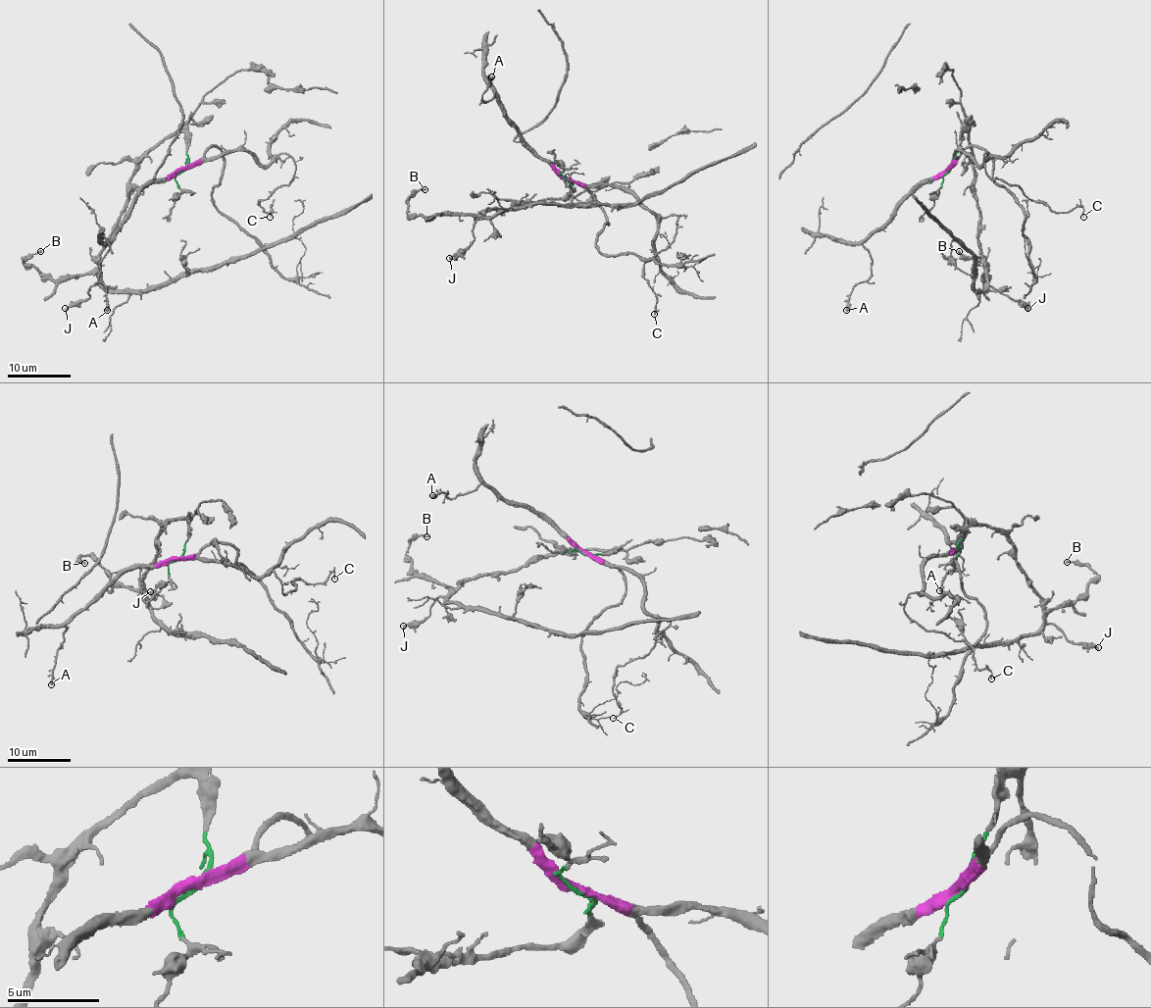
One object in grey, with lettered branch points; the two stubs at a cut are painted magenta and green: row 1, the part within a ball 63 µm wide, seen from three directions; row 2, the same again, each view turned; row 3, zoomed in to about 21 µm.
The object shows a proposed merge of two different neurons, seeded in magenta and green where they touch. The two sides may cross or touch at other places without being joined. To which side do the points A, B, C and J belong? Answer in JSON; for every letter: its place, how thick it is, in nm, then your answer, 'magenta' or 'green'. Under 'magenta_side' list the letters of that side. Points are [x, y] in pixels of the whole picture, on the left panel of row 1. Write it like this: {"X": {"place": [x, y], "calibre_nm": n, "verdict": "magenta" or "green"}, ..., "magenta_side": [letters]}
{"A": {"place": [107, 310], "calibre_nm": 440, "verdict": "magenta"}, "B": {"place": [40, 251], "calibre_nm": 200, "verdict": "green"}, "C": {"place": [270, 217], "calibre_nm": 100, "verdict": "magenta"}, "J": {"place": [65, 308], "calibre_nm": 240, "verdict": "green"}, "magenta_side": ["A", "C"]}

